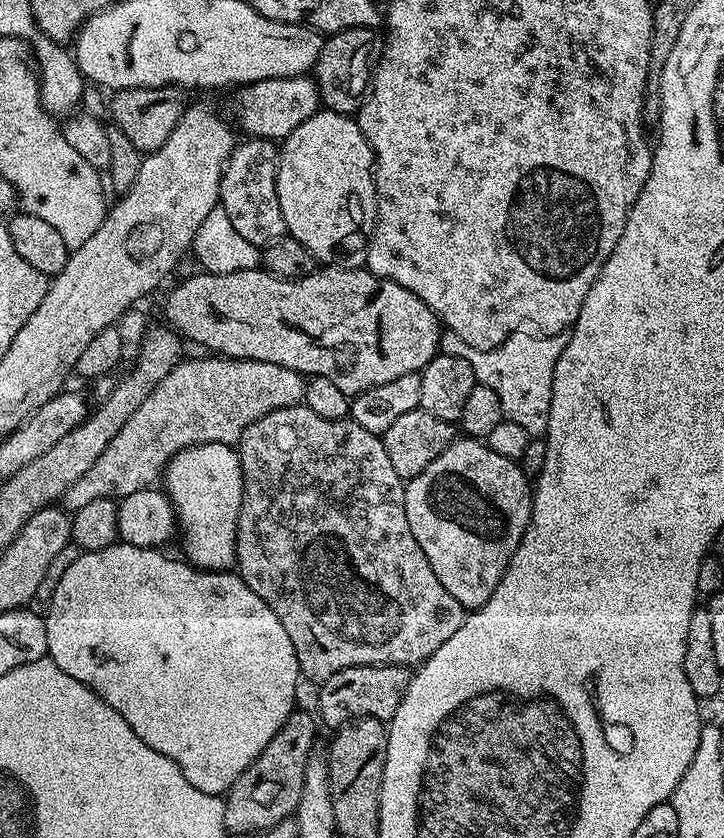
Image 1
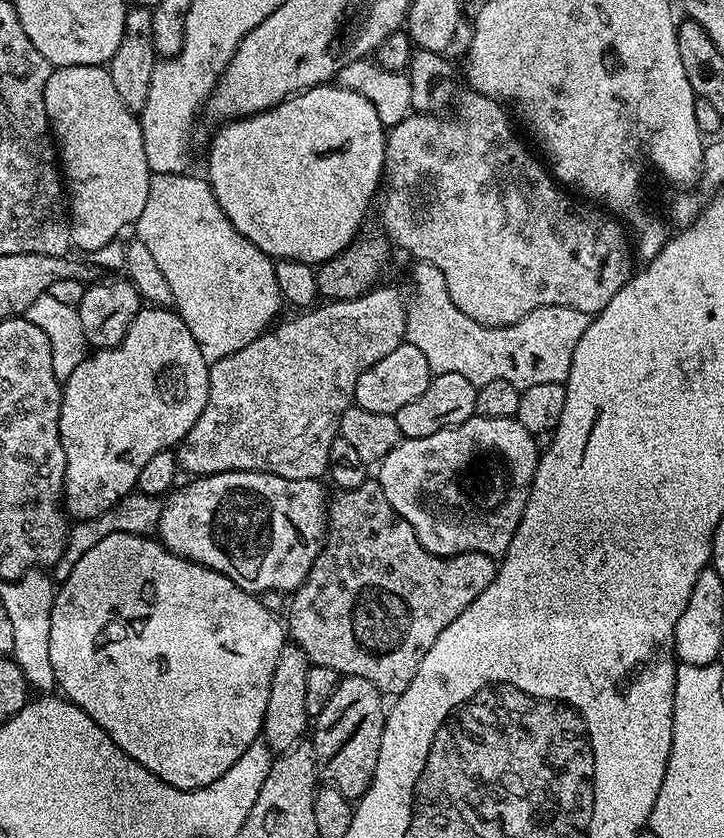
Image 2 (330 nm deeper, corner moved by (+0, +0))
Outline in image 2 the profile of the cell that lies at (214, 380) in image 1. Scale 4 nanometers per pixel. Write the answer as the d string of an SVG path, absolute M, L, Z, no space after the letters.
M377 286L364 296L359 296L353 300L334 300L321 303L307 310L296 314L293 320L288 320L285 324L277 323L268 329L250 346L238 350L221 360L211 361L208 369L208 401L194 426L180 441L175 449L176 463L181 469L184 468L193 477L213 476L219 472L272 472L275 476L290 478L291 480L320 480L327 473L328 459L330 458L330 446L338 439L338 425L340 416L347 408L353 407L356 398L356 383L360 375L374 362L379 362L390 354L399 344L405 343L404 327L406 326L406 307L405 297L400 297L400 292L396 288L384 288Z

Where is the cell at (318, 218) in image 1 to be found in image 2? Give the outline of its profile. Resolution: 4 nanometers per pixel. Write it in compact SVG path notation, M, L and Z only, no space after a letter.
M335 82L319 84L317 88L306 88L303 92L297 92L295 96L289 96L281 104L275 104L273 108L268 108L265 112L257 112L255 116L241 116L233 118L223 125L224 128L212 140L212 145L208 148L208 173L206 179L214 190L218 198L218 206L230 218L234 230L242 234L258 250L262 250L267 256L271 256L273 261L277 260L297 260L300 264L311 264L319 266L325 260L334 258L341 252L347 244L361 235L360 227L364 224L364 215L368 212L368 207L372 204L372 195L377 192L382 184L384 176L384 142L386 139L386 129L384 123L378 118L378 113L374 111L374 106L362 94L354 94L354 90L346 90Z

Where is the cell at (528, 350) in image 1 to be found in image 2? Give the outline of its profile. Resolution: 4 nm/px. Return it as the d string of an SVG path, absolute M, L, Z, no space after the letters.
M423 262L415 265L412 280L416 285L412 288L412 300L407 301L406 326L404 338L410 346L418 346L426 357L433 374L462 374L478 389L486 386L486 382L505 380L521 390L530 386L542 386L546 382L563 384L570 374L570 362L574 358L574 346L578 346L578 338L586 334L589 313L574 310L570 306L542 306L530 314L526 314L518 322L507 324L501 328L487 328L485 324L474 322L474 318L466 318L458 306L450 298L446 290L446 278L442 278L442 270L438 266L430 266Z

